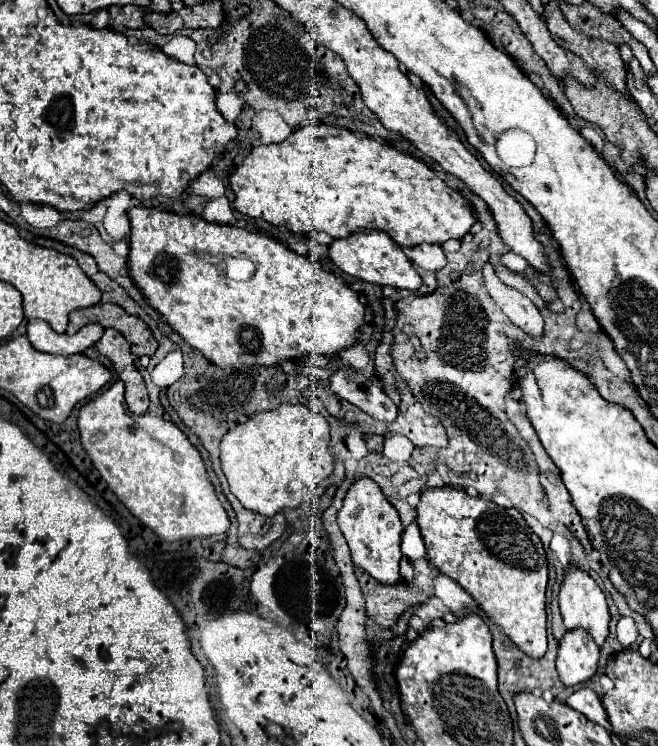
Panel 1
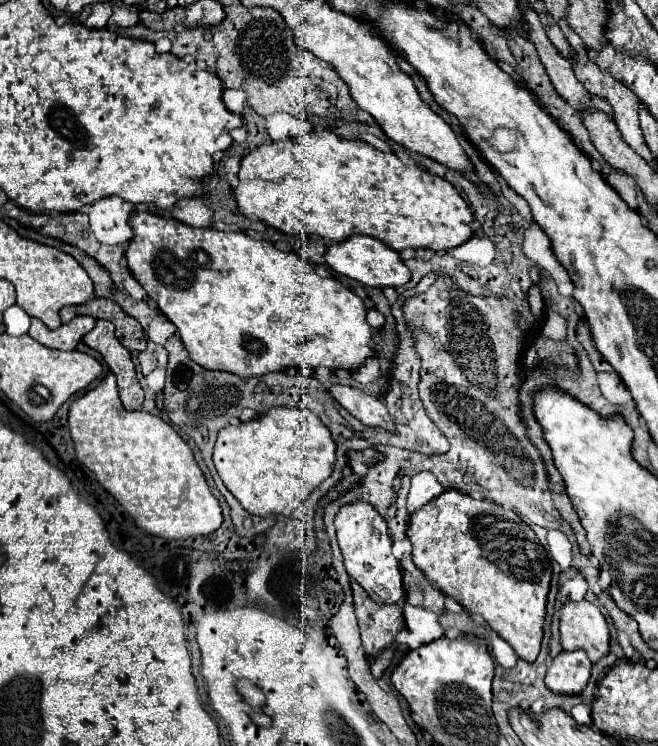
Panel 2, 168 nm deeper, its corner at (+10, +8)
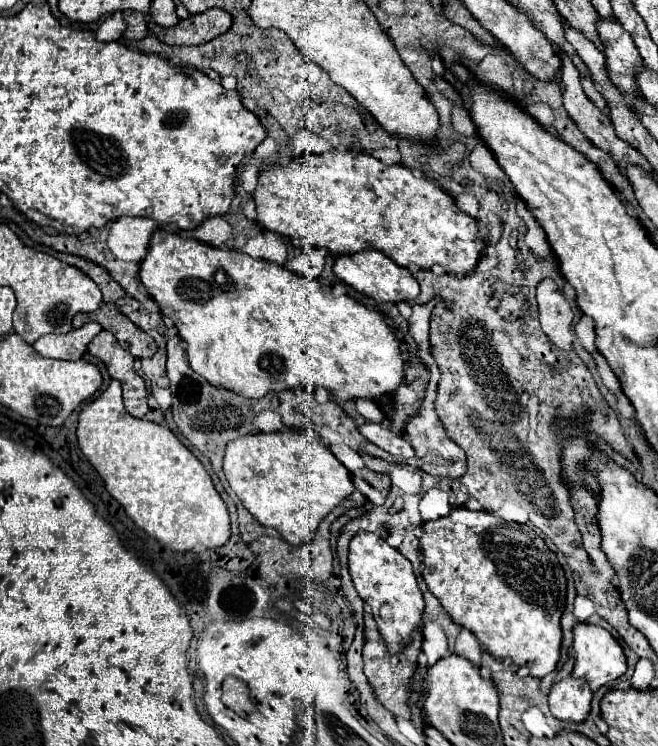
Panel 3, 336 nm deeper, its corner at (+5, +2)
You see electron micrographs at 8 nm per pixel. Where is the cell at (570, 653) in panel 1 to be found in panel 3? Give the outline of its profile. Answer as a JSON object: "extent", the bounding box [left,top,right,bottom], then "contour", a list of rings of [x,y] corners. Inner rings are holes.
{"extent":[549,674,593,722],"contour":[[[571,674],[551,686],[549,708],[551,708],[551,714],[559,720],[583,722],[589,714],[591,698],[593,698],[593,692],[589,690],[589,686],[585,686],[581,678],[573,678]]]}

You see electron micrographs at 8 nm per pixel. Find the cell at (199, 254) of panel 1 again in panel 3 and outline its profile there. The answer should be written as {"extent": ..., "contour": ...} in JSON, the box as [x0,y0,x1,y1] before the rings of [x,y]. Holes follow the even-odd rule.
{"extent":[139,230,405,400],"contour":[[[155,230],[147,256],[139,264],[139,280],[159,304],[161,314],[173,320],[179,336],[187,342],[189,366],[207,382],[247,398],[261,398],[267,392],[295,386],[323,386],[327,390],[341,390],[351,400],[377,400],[383,394],[391,394],[405,378],[399,340],[383,314],[365,308],[351,296],[335,296],[327,284],[309,280],[285,266]]]}

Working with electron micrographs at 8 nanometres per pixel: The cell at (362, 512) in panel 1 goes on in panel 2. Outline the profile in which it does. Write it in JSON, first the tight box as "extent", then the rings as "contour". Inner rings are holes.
{"extent":[336,502,404,604],"contour":[[[354,502],[350,506],[342,506],[336,516],[336,534],[338,544],[344,556],[344,566],[366,592],[368,596],[380,604],[396,604],[404,596],[402,588],[402,568],[400,562],[392,556],[392,538],[388,534],[388,526],[384,518],[366,502]]]}

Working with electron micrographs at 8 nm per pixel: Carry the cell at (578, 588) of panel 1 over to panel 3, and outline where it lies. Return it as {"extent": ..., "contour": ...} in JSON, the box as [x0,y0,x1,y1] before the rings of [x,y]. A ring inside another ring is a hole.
{"extent":[573,622,627,690],"contour":[[[579,622],[579,626],[573,628],[573,650],[575,650],[575,668],[573,668],[573,676],[577,678],[585,678],[587,684],[591,686],[591,690],[601,688],[603,684],[619,678],[621,674],[625,674],[627,664],[625,664],[625,654],[621,644],[617,642],[617,638],[605,630],[599,624],[587,624],[587,622]]]}

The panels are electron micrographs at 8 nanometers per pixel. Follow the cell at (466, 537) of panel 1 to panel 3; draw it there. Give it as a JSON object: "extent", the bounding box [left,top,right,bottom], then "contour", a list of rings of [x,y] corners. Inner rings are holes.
{"extent":[419,506,567,676],"contour":[[[461,506],[453,508],[449,516],[425,522],[419,546],[425,564],[423,580],[453,622],[471,630],[489,654],[503,660],[509,658],[515,666],[529,668],[531,676],[547,676],[555,670],[561,646],[559,618],[565,606],[567,580],[555,552],[547,548],[541,536],[525,524],[507,522],[483,510],[471,512]]]}

